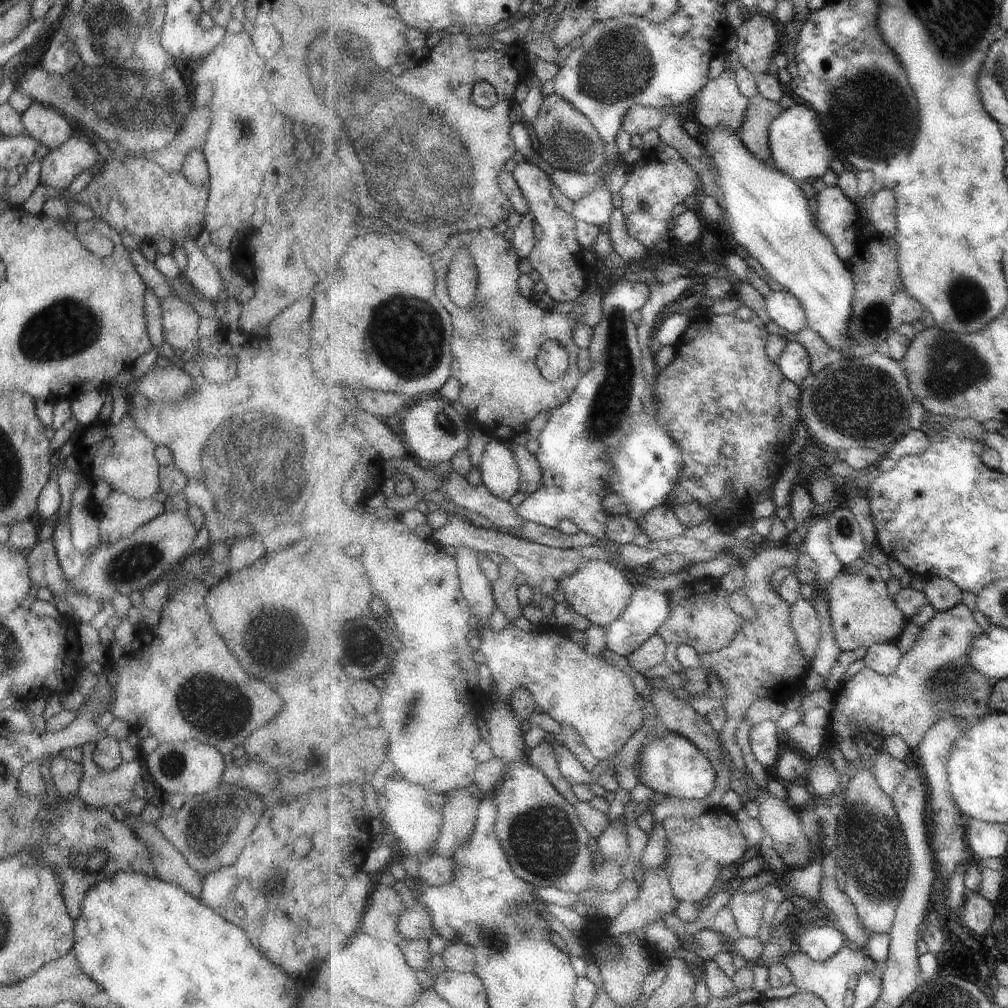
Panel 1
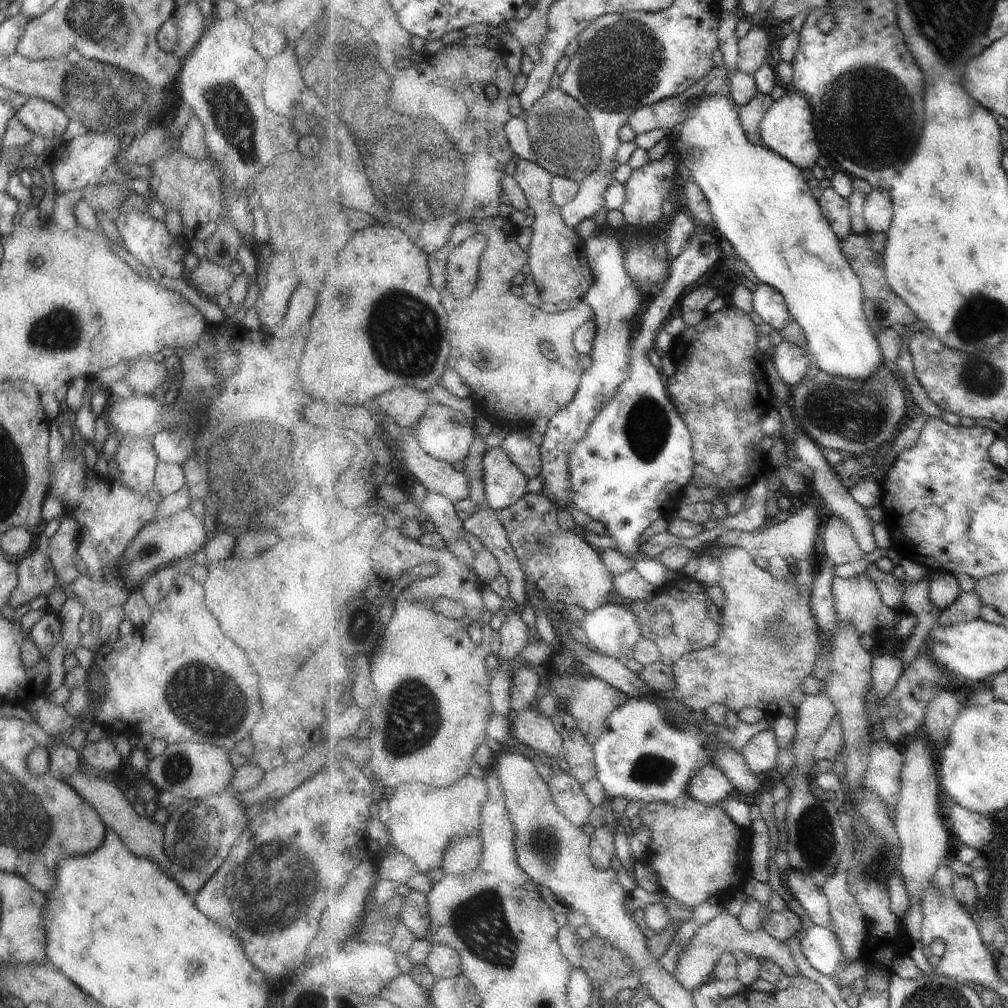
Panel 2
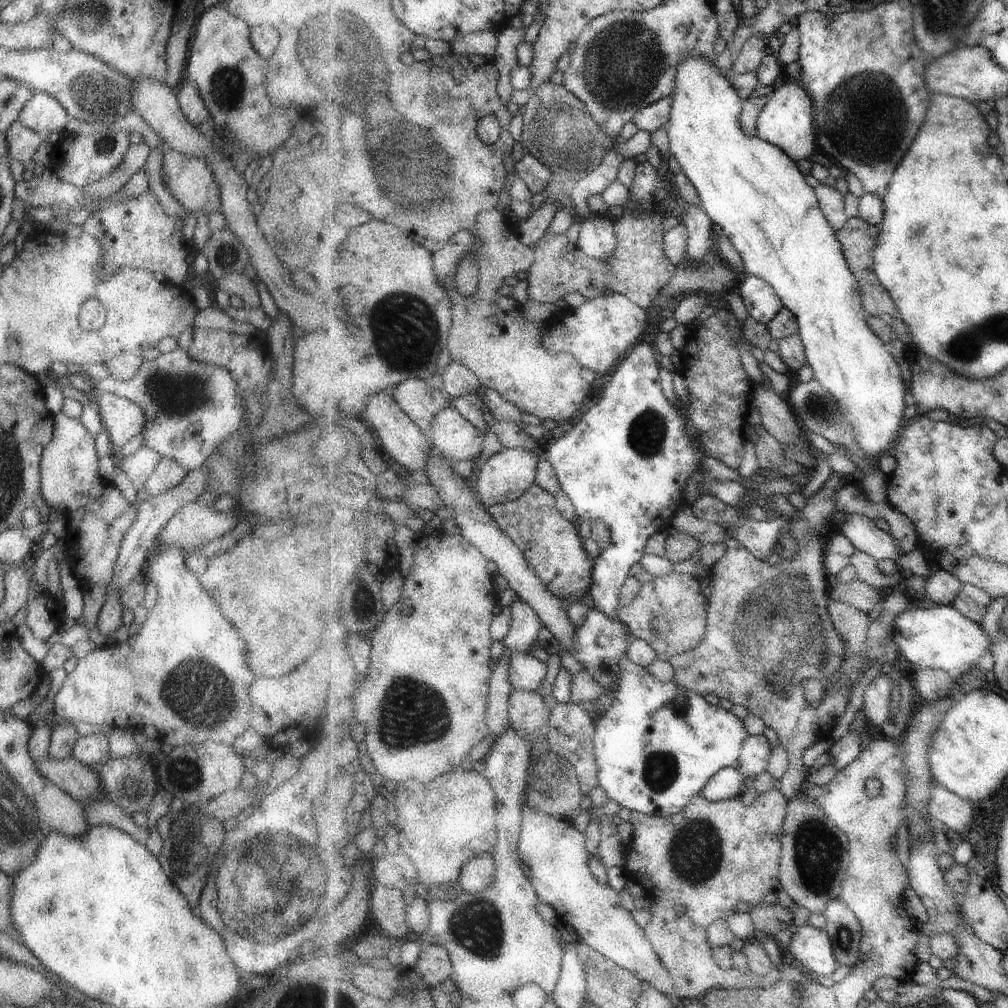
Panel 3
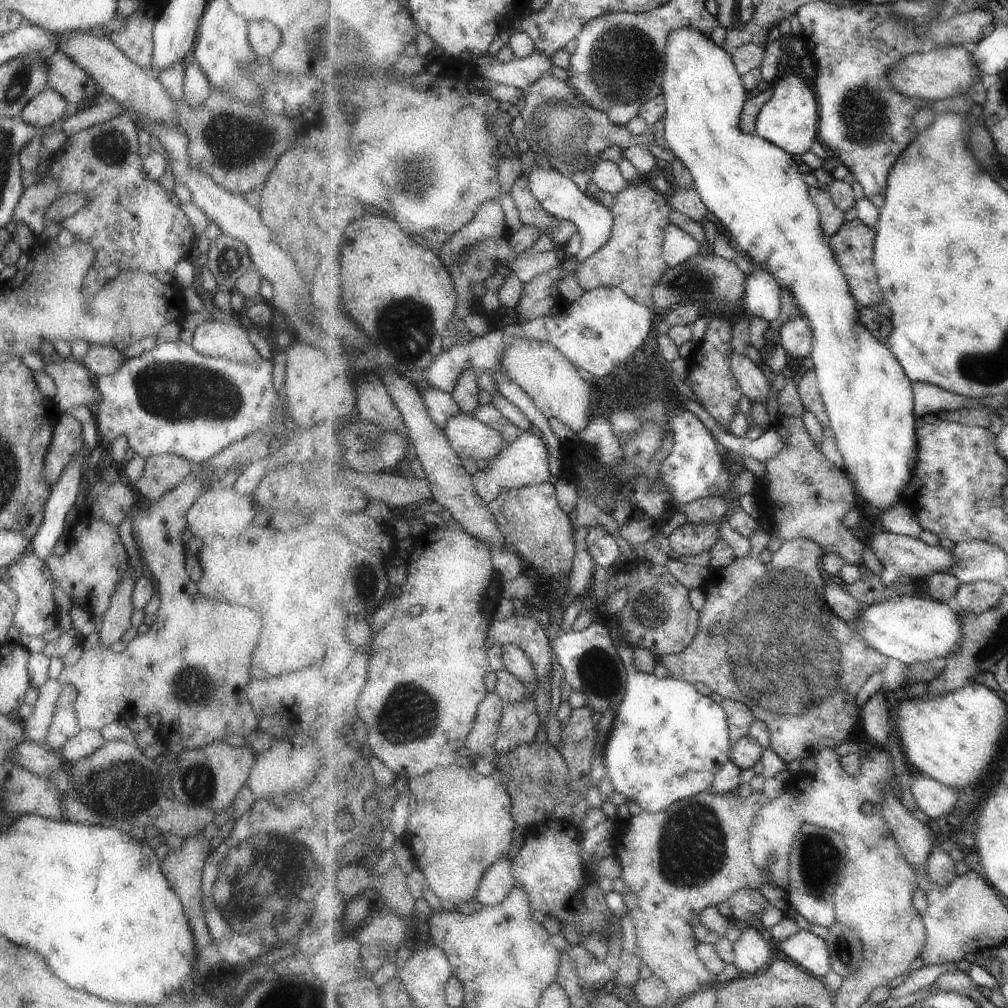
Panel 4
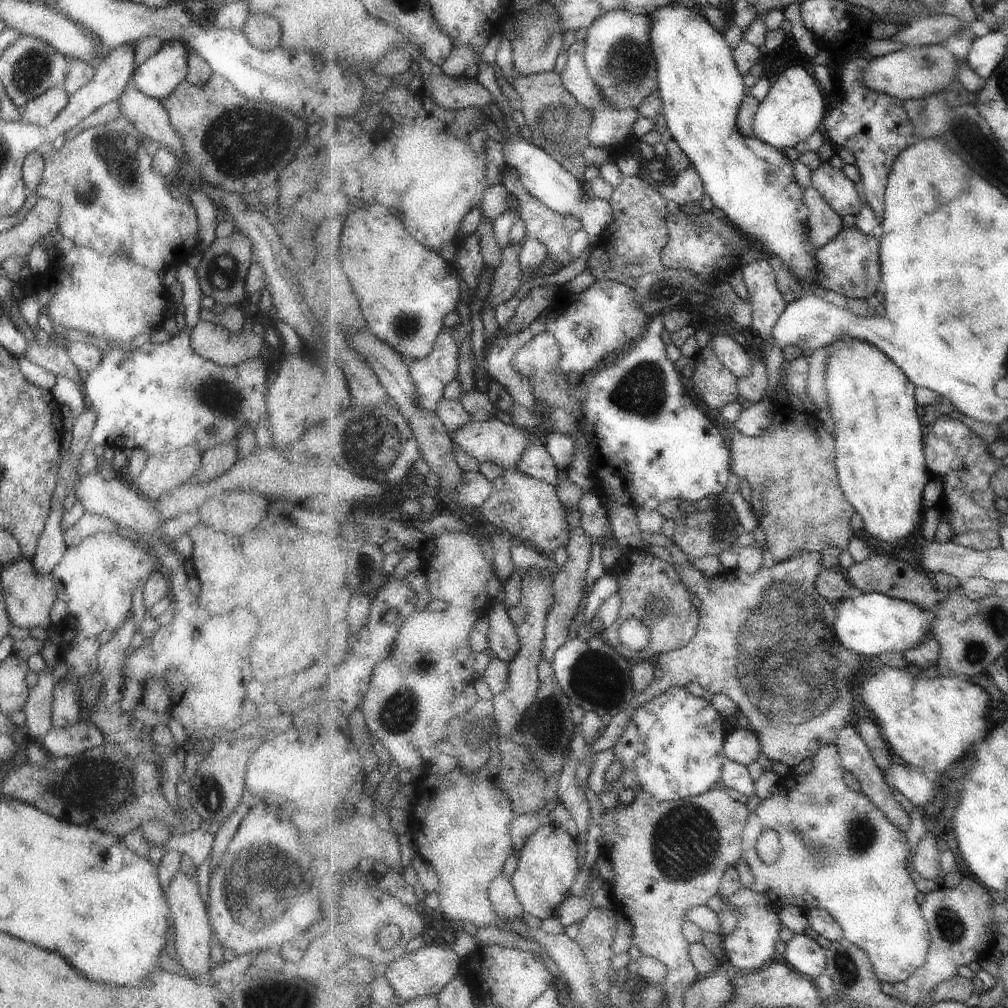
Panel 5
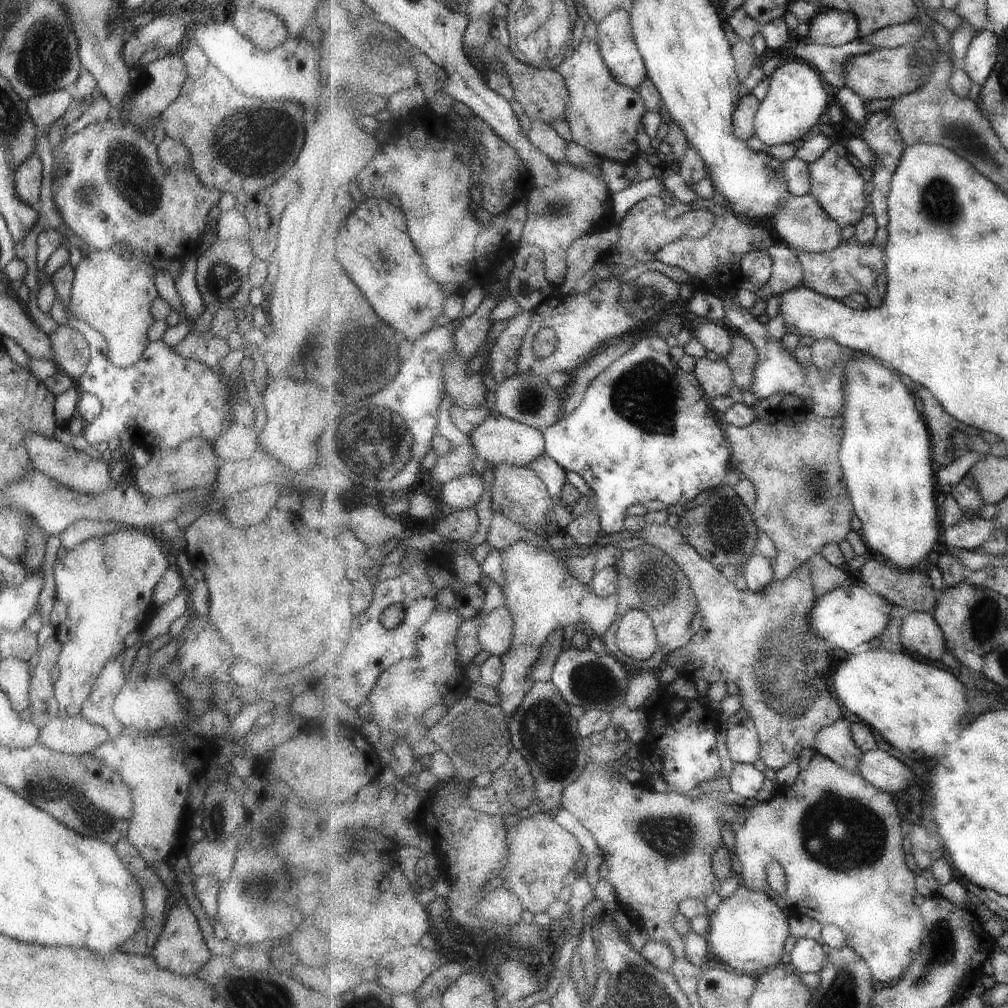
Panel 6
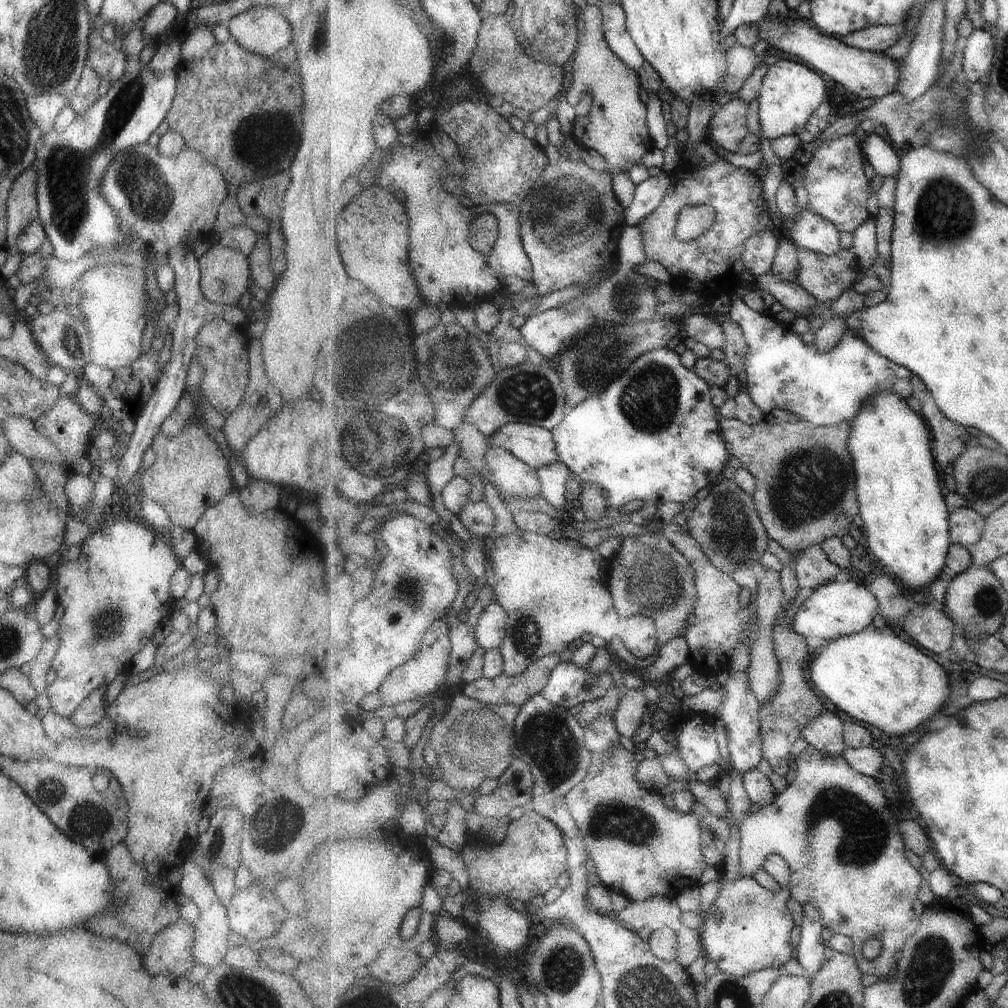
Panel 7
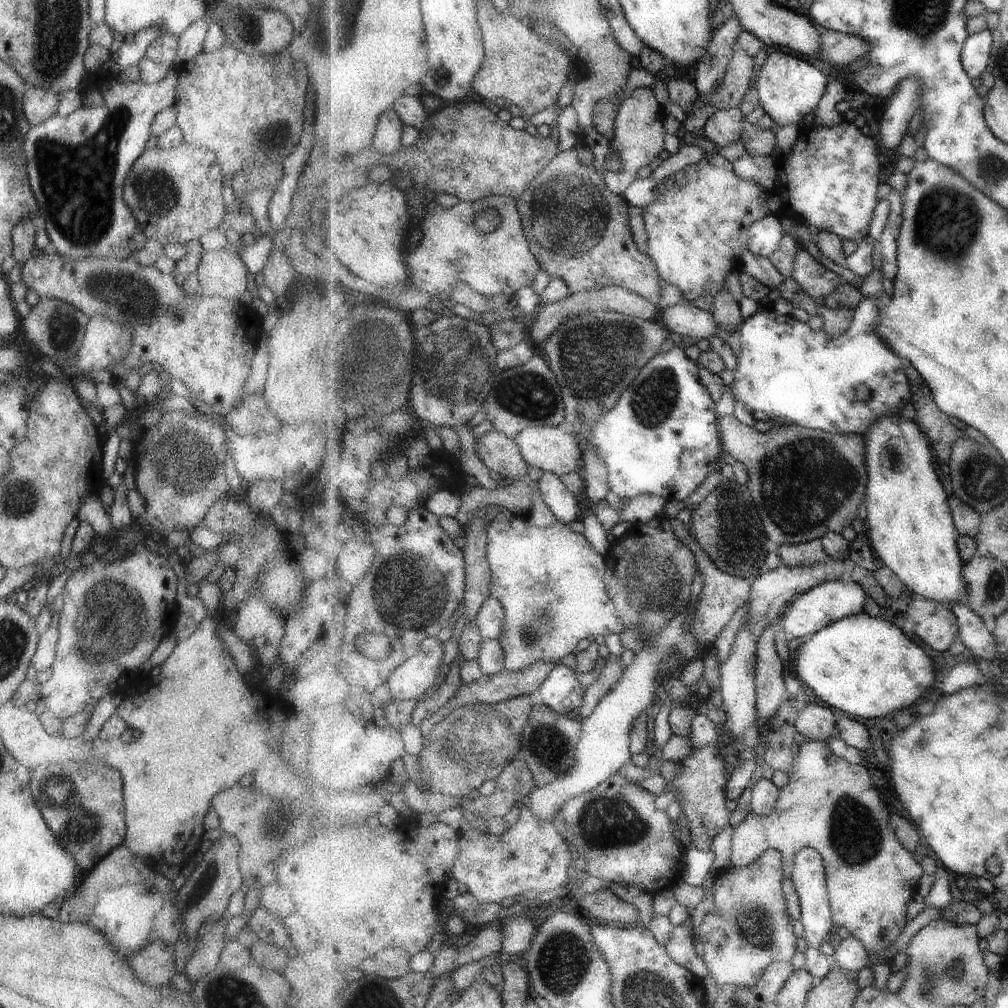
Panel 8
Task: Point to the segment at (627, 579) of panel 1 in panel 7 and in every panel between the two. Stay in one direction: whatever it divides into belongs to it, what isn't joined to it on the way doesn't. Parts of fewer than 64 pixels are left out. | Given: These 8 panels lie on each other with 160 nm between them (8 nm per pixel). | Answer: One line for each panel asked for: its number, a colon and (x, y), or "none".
2: (564, 566)
3: (552, 545)
4: (533, 522)
5: (530, 509)
6: (517, 492)
7: (514, 478)

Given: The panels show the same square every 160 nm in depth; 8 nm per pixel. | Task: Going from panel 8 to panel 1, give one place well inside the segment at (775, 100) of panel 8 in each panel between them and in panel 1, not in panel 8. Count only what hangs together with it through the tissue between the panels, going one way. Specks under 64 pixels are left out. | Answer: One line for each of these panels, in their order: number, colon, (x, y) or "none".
1: (798, 145)
2: (787, 128)
3: (787, 121)
4: (790, 119)
5: (794, 108)
6: (796, 100)
7: (791, 92)

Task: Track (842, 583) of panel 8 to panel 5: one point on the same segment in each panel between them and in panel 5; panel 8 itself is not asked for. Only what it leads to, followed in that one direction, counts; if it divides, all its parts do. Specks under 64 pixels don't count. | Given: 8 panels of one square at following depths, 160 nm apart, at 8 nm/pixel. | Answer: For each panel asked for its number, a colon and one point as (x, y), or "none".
5: (871, 623)
6: (851, 617)
7: (839, 608)

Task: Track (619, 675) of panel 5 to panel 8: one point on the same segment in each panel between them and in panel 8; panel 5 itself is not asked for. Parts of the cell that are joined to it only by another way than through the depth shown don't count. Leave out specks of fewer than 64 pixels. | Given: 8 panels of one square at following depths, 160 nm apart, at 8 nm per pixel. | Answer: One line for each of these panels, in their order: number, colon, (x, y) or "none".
6: (593, 682)
7: (569, 685)
8: (562, 691)

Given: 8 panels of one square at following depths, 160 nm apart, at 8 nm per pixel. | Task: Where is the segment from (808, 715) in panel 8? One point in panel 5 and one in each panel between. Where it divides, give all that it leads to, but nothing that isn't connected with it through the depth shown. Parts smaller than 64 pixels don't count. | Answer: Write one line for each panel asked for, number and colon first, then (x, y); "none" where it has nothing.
5: (857, 757)
6: (836, 741)
7: (826, 732)

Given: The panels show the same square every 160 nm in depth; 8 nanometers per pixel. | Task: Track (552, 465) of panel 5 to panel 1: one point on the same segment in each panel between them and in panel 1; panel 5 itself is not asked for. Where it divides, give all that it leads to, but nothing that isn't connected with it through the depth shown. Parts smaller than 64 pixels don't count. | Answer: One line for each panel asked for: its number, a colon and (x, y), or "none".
1: (501, 473)
2: (506, 483)
3: (506, 476)
4: (525, 461)

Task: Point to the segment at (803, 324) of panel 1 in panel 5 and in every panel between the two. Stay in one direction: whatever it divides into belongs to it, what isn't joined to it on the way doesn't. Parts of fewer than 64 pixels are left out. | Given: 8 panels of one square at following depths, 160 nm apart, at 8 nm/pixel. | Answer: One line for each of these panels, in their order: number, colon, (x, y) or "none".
2: (769, 303)
3: (759, 296)
4: (763, 296)
5: (768, 304)

